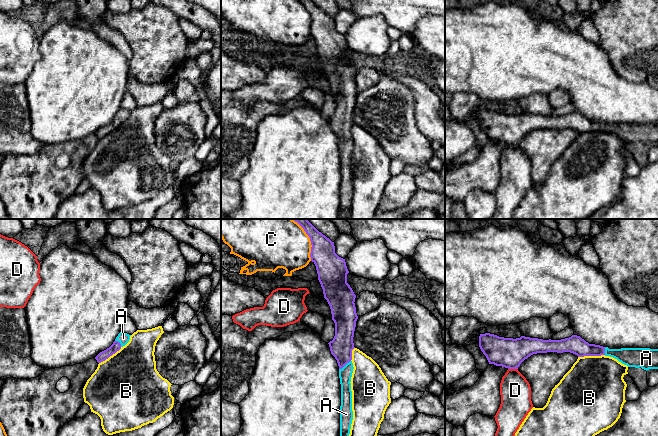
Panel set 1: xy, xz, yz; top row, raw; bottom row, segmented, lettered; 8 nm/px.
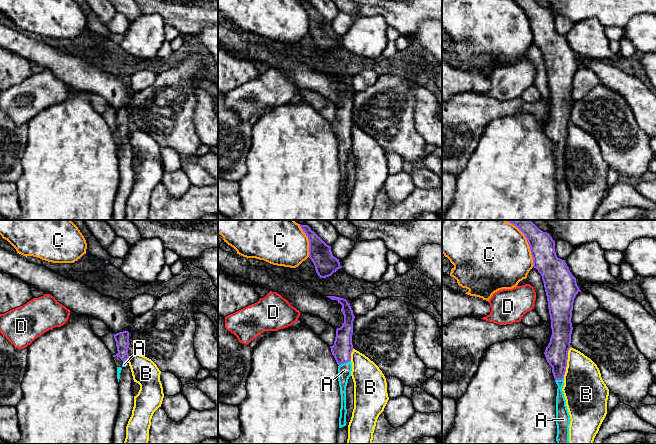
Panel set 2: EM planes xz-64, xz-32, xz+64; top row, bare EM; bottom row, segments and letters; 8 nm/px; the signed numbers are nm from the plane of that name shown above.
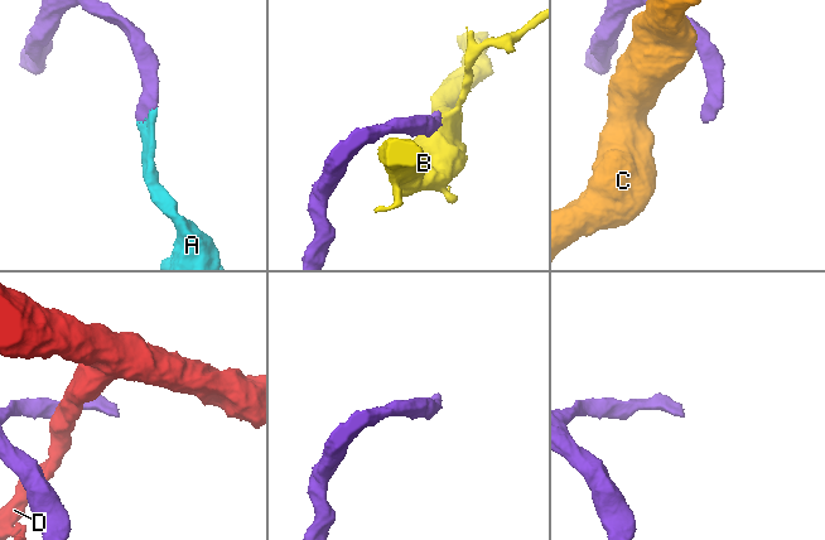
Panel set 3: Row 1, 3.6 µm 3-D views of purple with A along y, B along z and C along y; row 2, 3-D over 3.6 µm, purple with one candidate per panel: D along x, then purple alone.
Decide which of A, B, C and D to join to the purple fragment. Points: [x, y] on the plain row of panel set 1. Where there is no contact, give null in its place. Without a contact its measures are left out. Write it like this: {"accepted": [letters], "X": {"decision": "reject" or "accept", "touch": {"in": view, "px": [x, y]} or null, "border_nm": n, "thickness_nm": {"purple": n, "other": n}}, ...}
{"accepted": ["A"], "A": {"decision": "accept", "touch": {"in": "xz", "px": [344, 141]}, "border_nm": 120, "thickness_nm": {"purple": 180, "other": 110}}, "B": {"decision": "reject", "touch": {"in": "yz", "px": [591, 131]}, "border_nm": 220, "thickness_nm": {"purple": 150, "other": 480}}, "C": {"decision": "reject", "touch": {"in": "xz", "px": [311, 18]}, "border_nm": 320, "thickness_nm": {"purple": 220, "other": 360}}, "D": {"decision": "reject", "touch": {"in": "yz", "px": [513, 144]}, "border_nm": 80, "thickness_nm": {"purple": 240, "other": 240}}}

